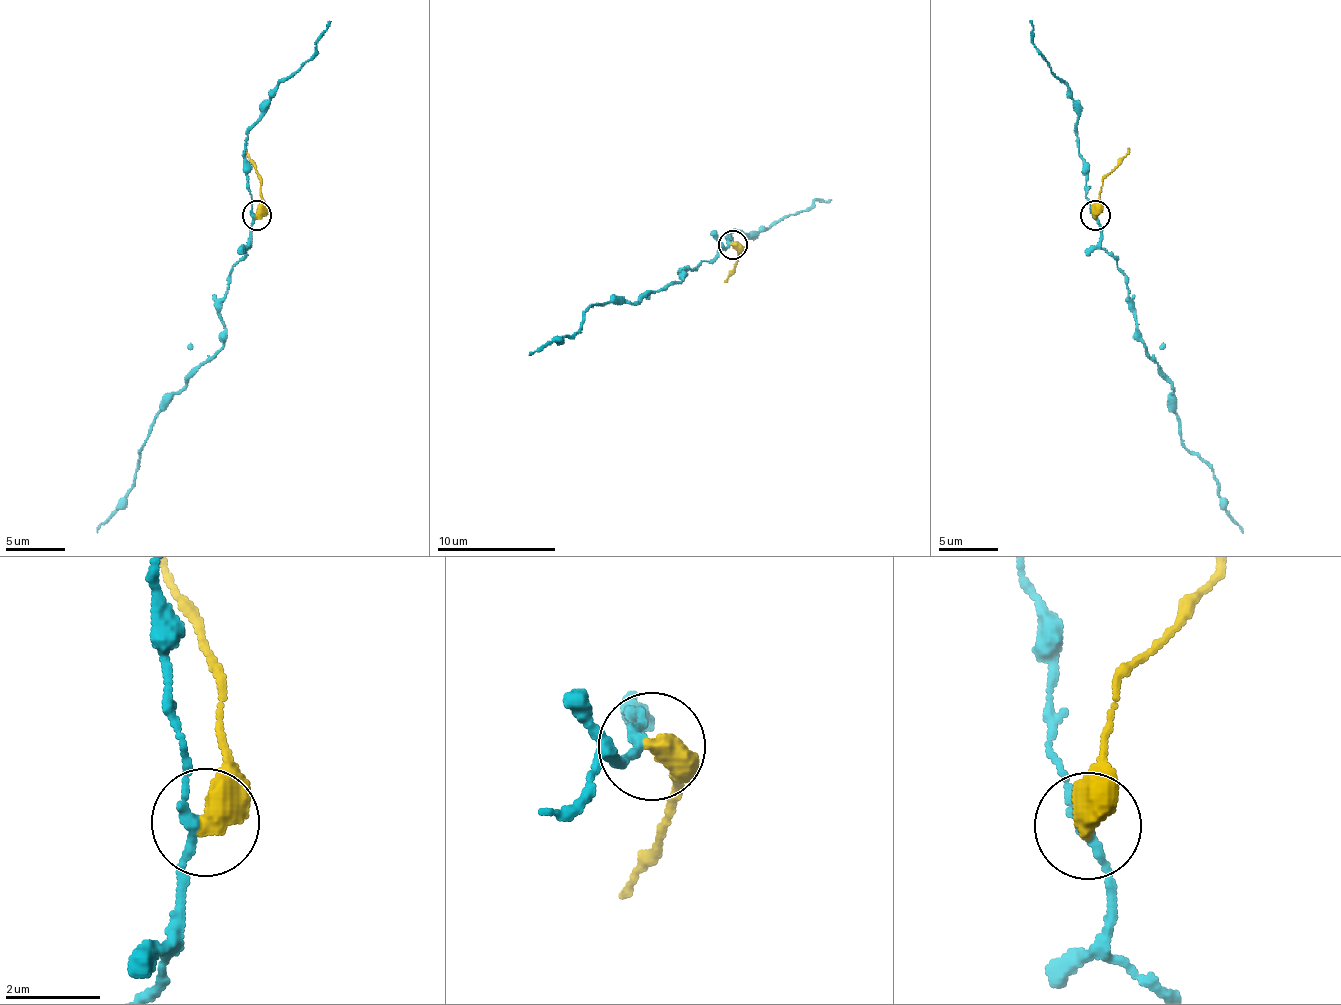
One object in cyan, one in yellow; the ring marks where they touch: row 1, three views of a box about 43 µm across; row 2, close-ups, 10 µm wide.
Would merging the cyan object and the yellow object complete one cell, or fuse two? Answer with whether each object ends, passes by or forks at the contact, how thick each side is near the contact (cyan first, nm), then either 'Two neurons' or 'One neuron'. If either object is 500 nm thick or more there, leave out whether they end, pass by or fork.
Thickness 200 nm (cyan) against 600 nm. Two neurons

